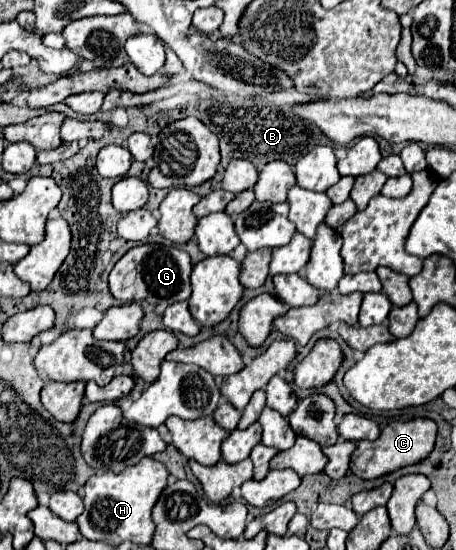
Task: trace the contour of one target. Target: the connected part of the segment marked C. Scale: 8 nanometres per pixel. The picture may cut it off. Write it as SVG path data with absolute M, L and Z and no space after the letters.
M413 418L413 420L405 420L405 422L401 422L401 420L389 422L381 430L381 434L375 442L371 442L371 440L357 442L357 450L351 454L351 472L359 478L371 480L371 478L379 478L383 474L389 474L397 468L421 462L433 450L435 434L437 434L437 424L431 418Z

